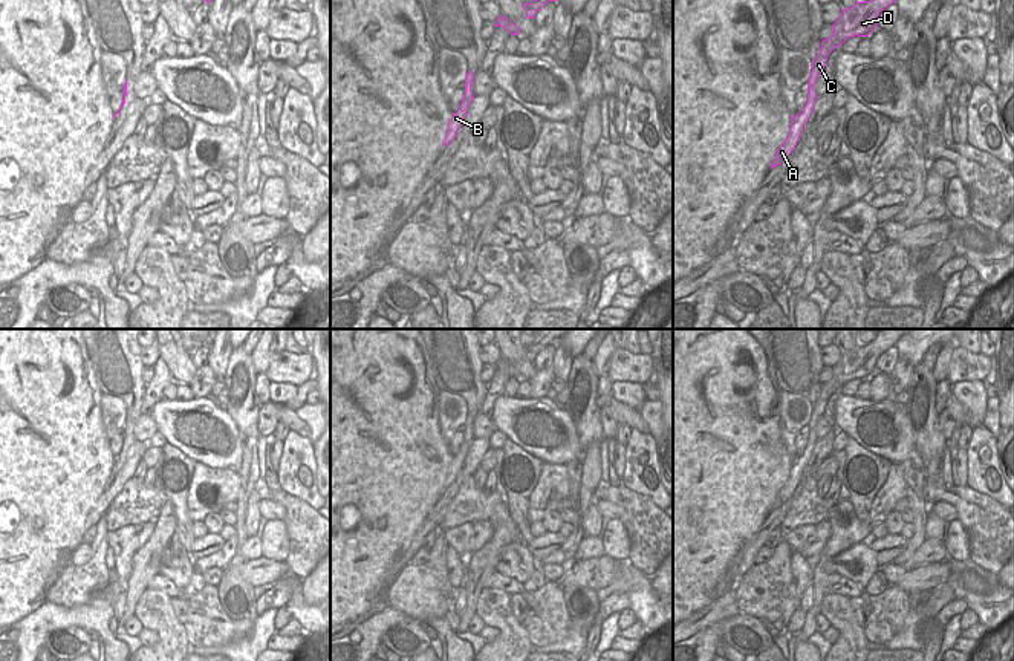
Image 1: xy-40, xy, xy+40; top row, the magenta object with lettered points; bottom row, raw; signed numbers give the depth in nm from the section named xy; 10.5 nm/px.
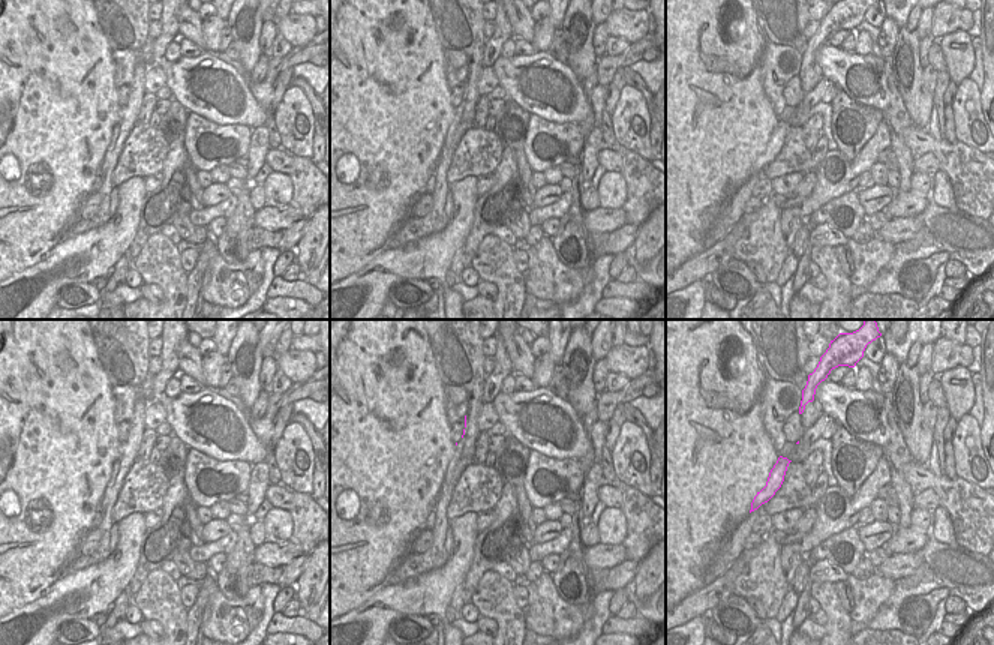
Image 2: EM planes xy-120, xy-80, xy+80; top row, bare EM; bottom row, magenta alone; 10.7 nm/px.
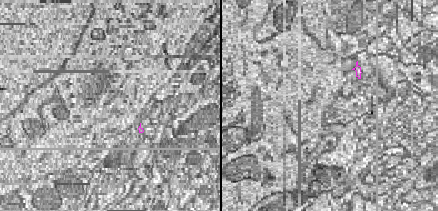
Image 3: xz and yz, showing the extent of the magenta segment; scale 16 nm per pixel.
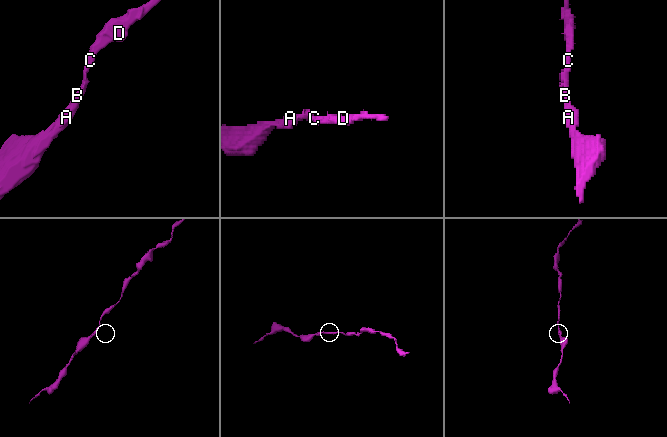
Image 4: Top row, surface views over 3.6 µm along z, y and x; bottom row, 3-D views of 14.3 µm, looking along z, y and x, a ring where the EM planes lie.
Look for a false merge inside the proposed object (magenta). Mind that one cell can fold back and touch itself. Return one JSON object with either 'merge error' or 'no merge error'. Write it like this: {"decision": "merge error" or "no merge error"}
{"decision": "no merge error"}

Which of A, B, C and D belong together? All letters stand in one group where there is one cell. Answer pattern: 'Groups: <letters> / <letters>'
Groups: A B C D

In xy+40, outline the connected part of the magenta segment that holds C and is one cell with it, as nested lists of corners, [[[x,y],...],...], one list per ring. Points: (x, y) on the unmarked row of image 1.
[[[878,329],[876,338],[869,344],[858,344],[849,352],[843,352],[841,360],[832,367],[832,378],[821,384],[818,399],[812,404],[812,415],[809,421],[809,438],[808,445],[801,456],[792,457],[792,467],[789,479],[778,491],[771,511],[780,508],[795,491],[801,480],[803,468],[808,465],[815,442],[818,441],[814,435],[818,418],[824,413],[829,396],[841,389],[850,379],[869,379],[876,370],[876,360],[889,347],[895,346],[901,337],[908,334],[912,329]]]

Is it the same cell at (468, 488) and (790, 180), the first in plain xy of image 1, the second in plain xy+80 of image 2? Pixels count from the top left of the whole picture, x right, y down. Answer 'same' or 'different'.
different

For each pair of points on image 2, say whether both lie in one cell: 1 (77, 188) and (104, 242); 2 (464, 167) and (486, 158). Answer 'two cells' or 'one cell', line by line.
1: two cells
2: one cell

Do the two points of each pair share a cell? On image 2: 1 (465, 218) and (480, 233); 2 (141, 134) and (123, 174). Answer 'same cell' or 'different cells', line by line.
1: different cells
2: same cell

